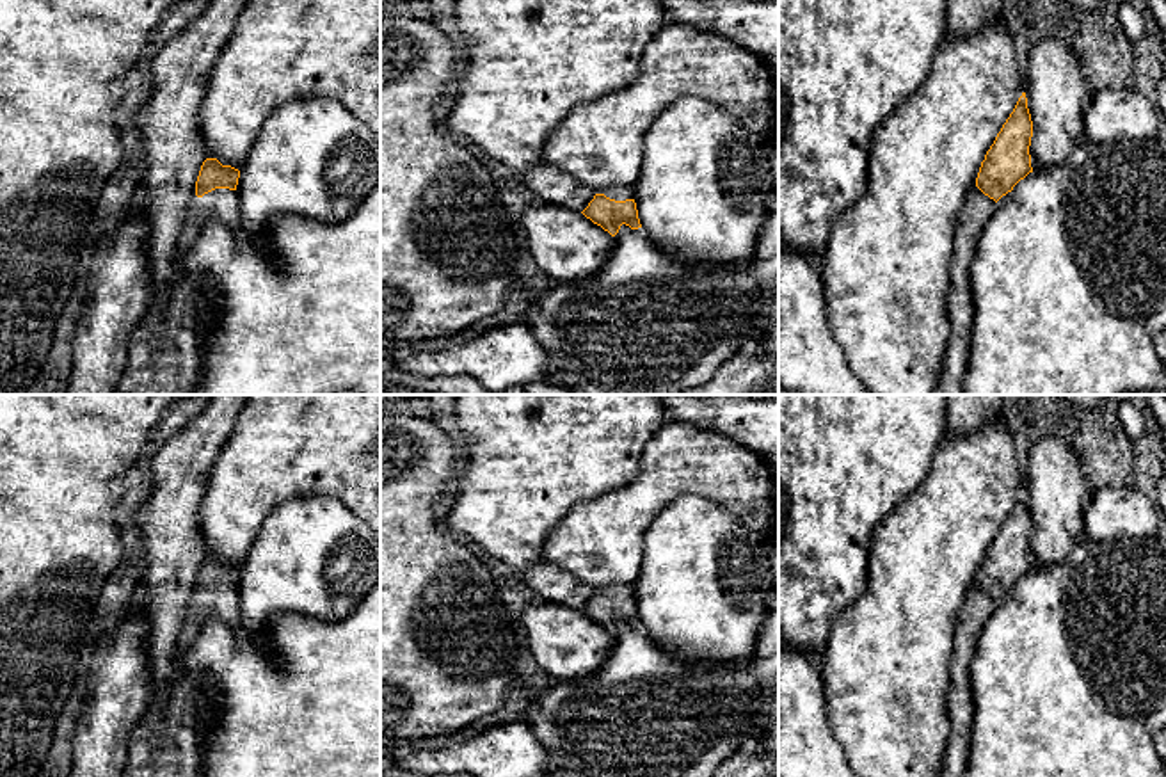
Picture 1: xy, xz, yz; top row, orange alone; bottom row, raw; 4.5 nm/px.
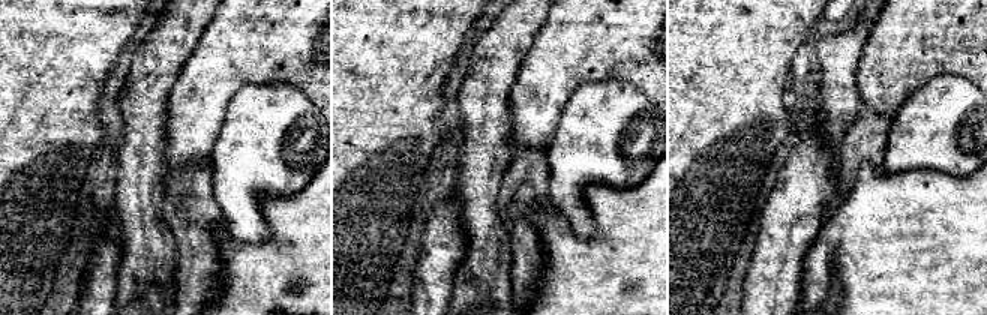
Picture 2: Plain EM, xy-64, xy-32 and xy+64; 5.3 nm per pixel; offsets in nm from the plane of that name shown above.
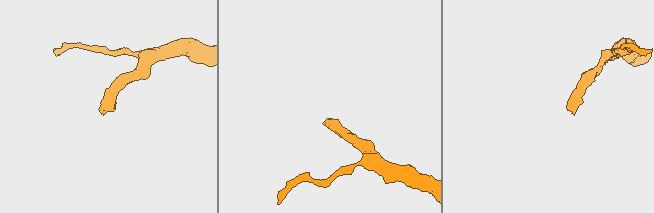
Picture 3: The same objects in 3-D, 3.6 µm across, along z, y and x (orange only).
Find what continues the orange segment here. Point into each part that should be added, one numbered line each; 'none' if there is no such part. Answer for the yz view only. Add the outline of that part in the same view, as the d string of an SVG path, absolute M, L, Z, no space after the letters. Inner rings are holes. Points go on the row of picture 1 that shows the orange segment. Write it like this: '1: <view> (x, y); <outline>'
1: yz (978, 208); M976 185L967 192L965 204L956 220L953 258L949 261L951 284L947 295L949 341L944 352L937 395L963 395L963 377L969 370L970 332L976 308L970 292L970 263L976 238L992 217L995 201Z

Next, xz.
1: xz (615, 192); M611 187L604 196L615 201L635 199L635 187Z

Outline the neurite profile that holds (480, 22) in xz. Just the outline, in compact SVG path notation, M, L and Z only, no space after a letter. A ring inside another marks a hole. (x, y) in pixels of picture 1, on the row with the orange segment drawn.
M455 0L455 23L466 41L469 66L457 94L451 100L450 112L446 116L446 126L467 137L496 162L505 164L515 172L523 174L528 169L542 164L542 149L547 139L572 108L581 103L590 103L608 96L636 80L645 48L668 23L668 20L661 0Z

